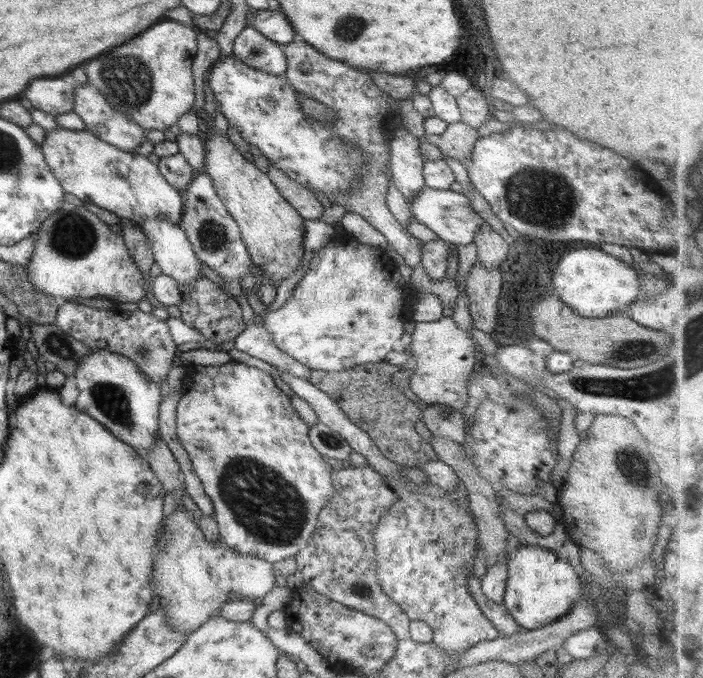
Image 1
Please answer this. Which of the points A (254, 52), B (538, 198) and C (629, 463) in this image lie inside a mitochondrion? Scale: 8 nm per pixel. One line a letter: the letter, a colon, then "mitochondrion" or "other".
A: mitochondrion
B: mitochondrion
C: mitochondrion

